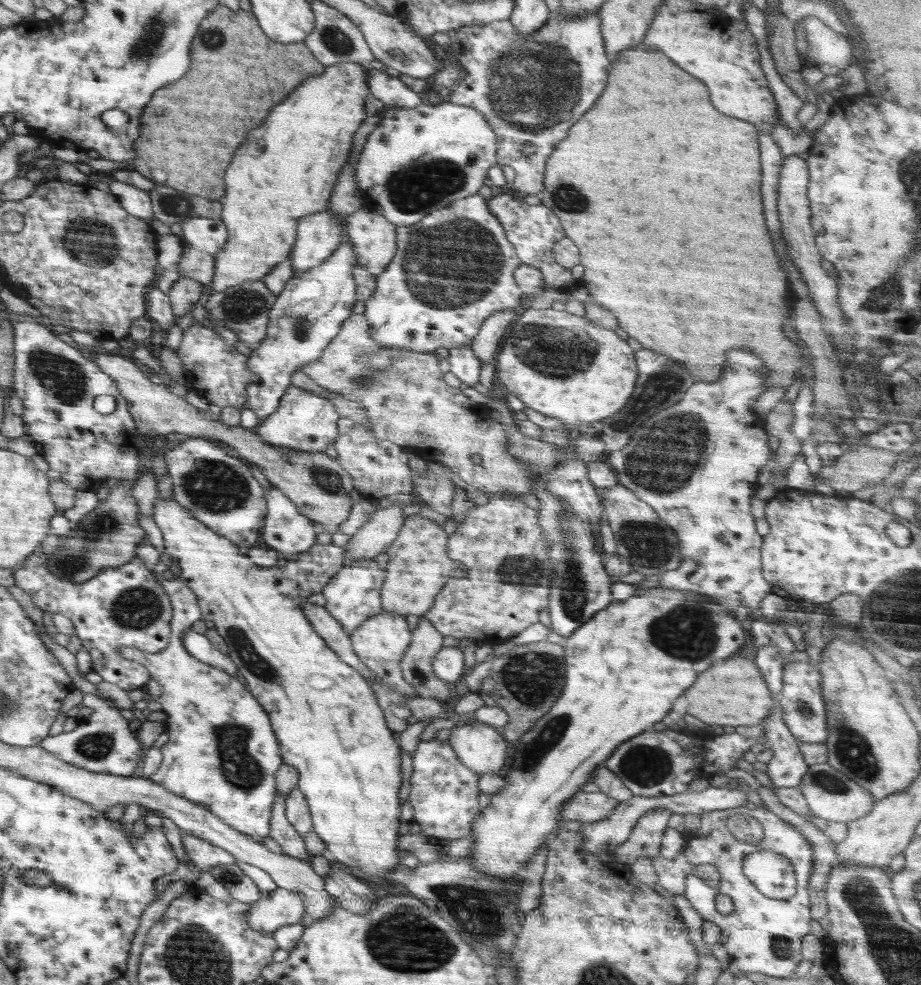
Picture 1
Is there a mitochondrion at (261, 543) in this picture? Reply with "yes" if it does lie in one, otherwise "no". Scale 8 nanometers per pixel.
no

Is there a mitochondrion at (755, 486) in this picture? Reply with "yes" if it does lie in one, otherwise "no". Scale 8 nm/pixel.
no

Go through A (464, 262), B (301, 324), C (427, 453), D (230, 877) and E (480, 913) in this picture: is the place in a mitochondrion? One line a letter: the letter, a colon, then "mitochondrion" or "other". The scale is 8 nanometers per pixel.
A: mitochondrion
B: mitochondrion
C: other
D: mitochondrion
E: mitochondrion

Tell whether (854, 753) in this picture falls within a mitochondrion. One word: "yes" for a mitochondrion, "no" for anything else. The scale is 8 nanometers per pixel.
yes

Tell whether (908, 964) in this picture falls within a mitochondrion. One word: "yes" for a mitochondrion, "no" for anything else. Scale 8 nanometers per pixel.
yes

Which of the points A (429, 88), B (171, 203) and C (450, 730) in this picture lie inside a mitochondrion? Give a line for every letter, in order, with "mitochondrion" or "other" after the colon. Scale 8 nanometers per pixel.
A: other
B: mitochondrion
C: other

